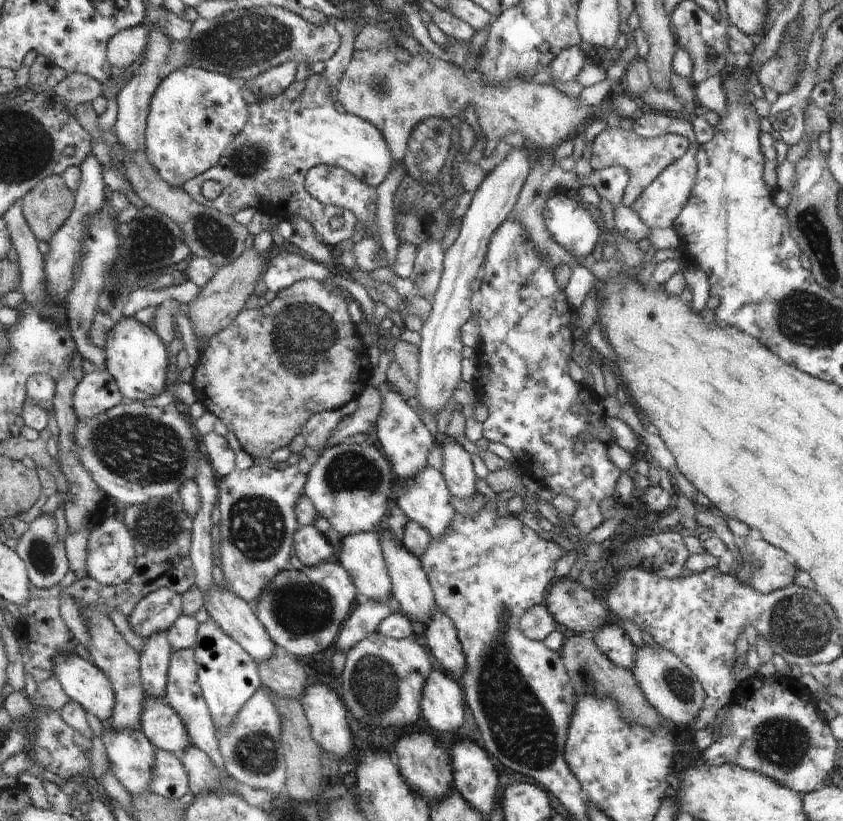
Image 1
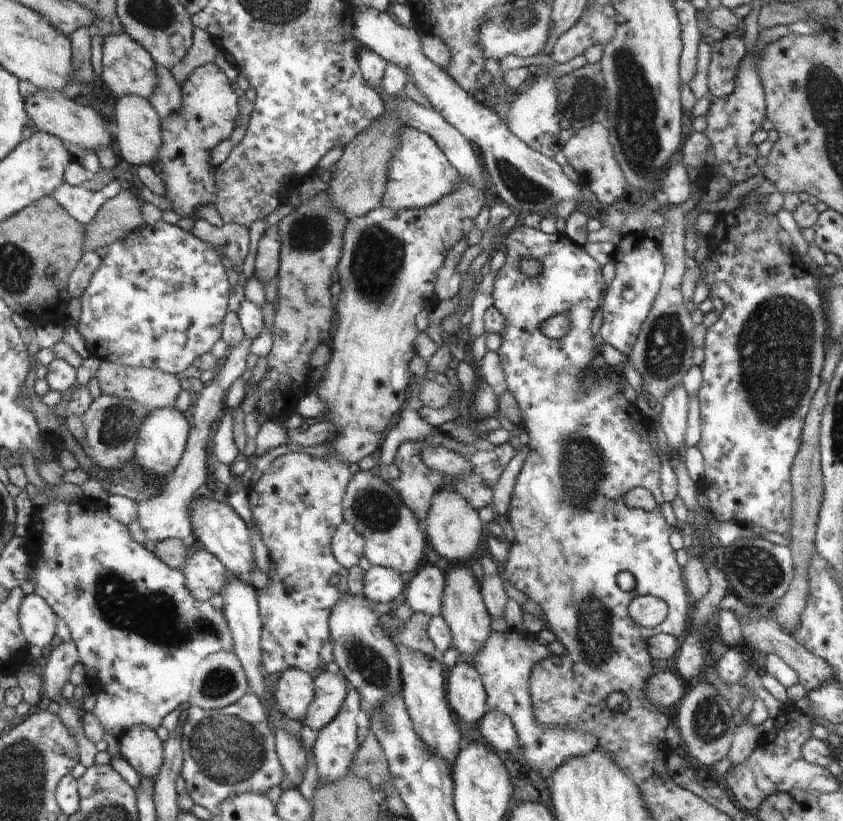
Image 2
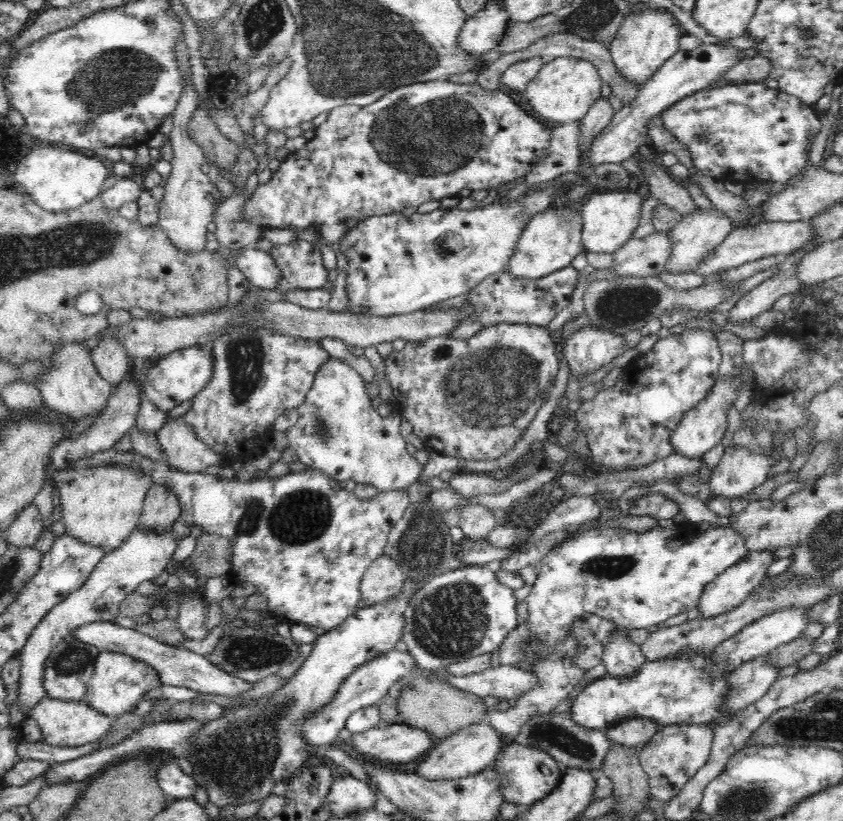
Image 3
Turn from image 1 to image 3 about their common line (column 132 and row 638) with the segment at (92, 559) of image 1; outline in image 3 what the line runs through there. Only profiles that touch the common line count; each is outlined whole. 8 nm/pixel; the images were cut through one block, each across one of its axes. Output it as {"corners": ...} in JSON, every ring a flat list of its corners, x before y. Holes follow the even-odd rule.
{"corners":[[604,525,583,530,567,539,562,545,558,545,554,550,550,550,548,556,539,562,537,579,525,601,529,607,526,620,528,629,532,631,532,635,536,635,538,642,544,641,546,645,550,645,554,649,554,652,546,660,540,660,531,669,538,677,538,684,534,690,530,690,522,698,518,698,515,707,510,707,506,711,497,711,496,708,488,710,487,719,494,727,494,731,500,733,500,737,506,739,508,744,514,742,520,727,531,716,553,711,580,682,585,671,579,666,575,666,575,662,573,662,578,643,569,633,570,625,576,617,584,613,592,613,612,621,622,629,630,630,646,629,664,623,665,620,676,614,687,613,698,607,704,588,721,572,736,564,746,556,746,553,750,552,745,544,744,538,730,526,709,528,700,535,686,525,670,528,658,526,643,533,628,529,614,529]]}

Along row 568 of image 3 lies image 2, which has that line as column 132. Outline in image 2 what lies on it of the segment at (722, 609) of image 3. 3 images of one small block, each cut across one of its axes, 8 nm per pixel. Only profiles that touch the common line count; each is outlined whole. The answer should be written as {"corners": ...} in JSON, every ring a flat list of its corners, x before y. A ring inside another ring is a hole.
{"corners":[[136,725,118,738,121,756,142,777,157,777,163,765,163,742,155,730]]}

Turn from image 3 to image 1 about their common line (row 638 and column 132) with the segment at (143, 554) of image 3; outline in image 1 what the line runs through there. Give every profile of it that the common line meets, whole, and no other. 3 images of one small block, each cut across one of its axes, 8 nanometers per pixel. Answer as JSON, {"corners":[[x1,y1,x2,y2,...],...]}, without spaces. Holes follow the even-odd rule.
{"corners":[[142,24,117,32,106,47,108,62,120,69,139,62,147,48,148,38,148,31]]}

